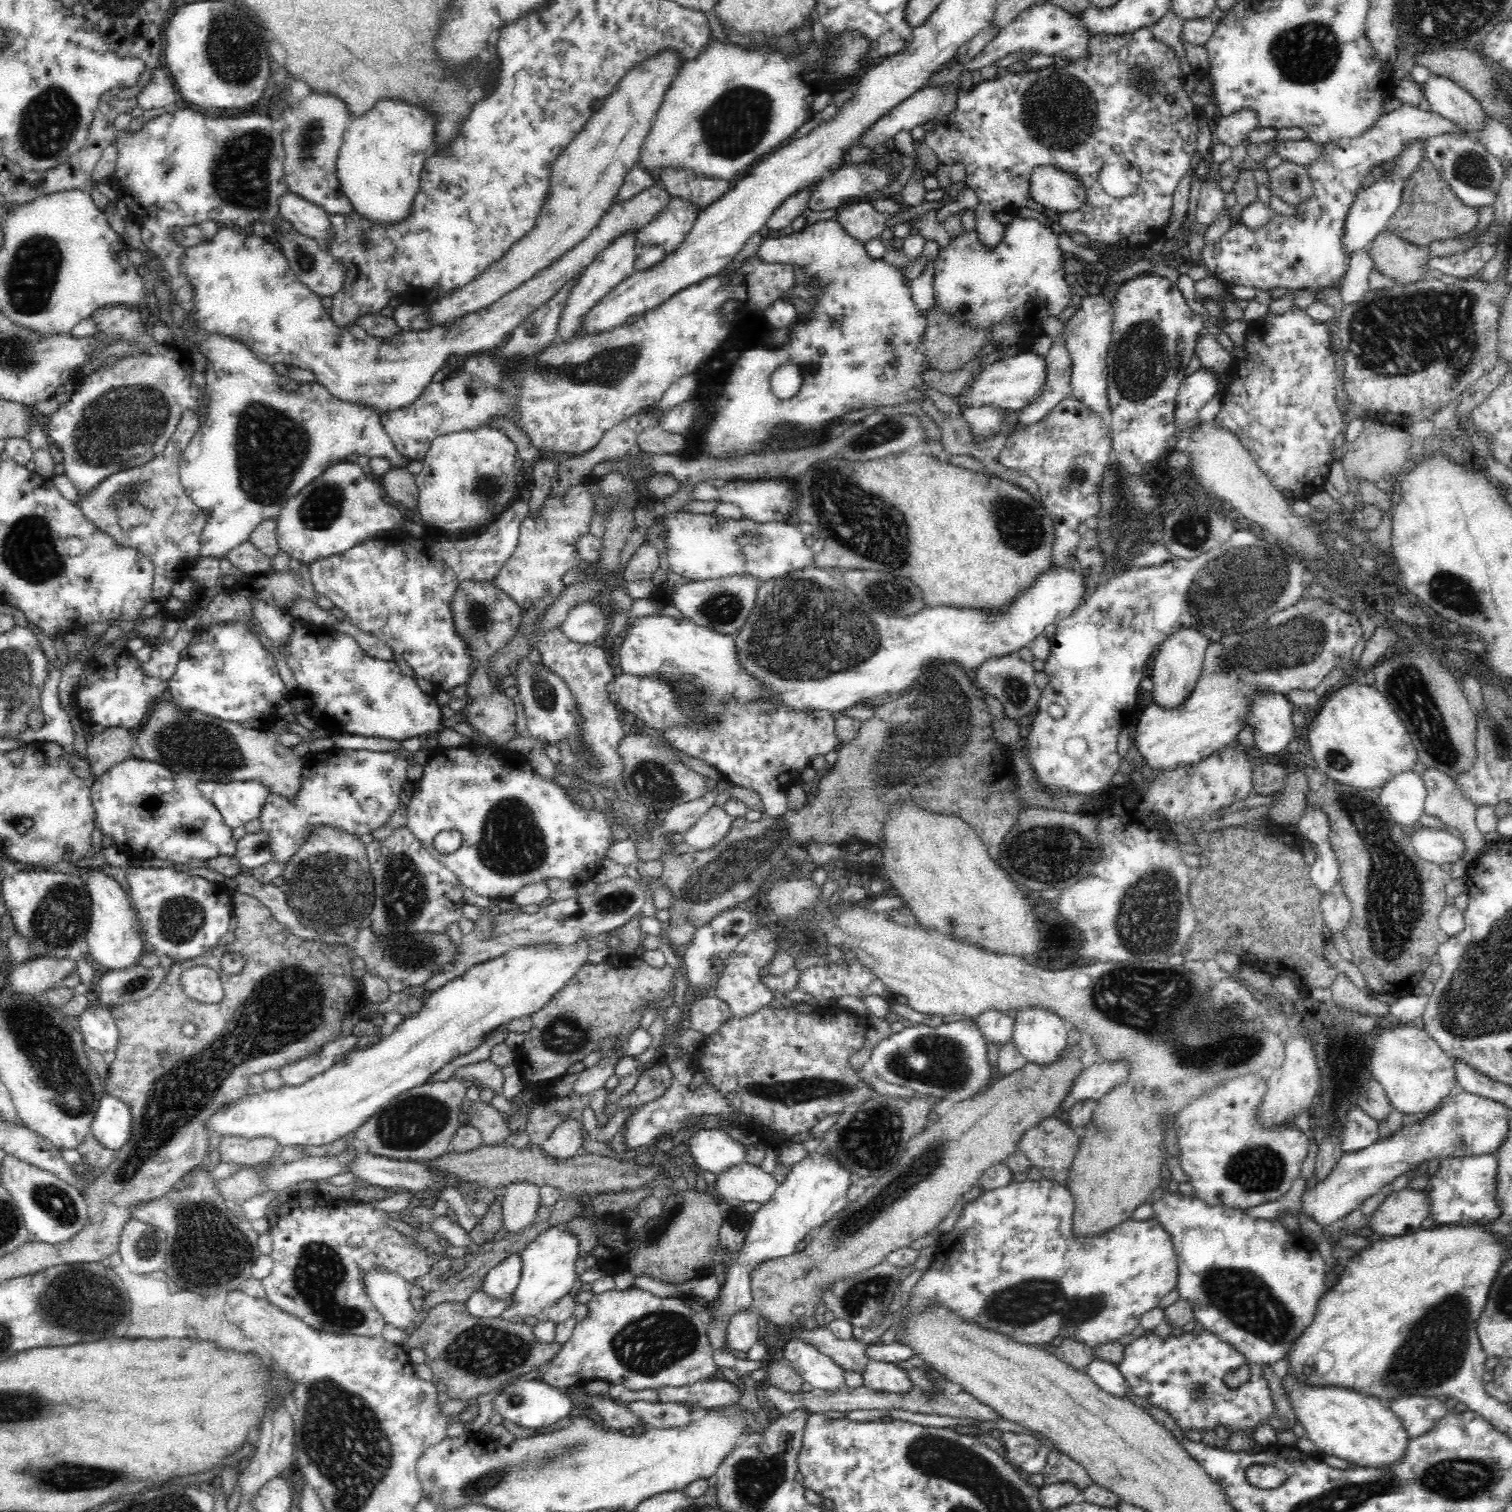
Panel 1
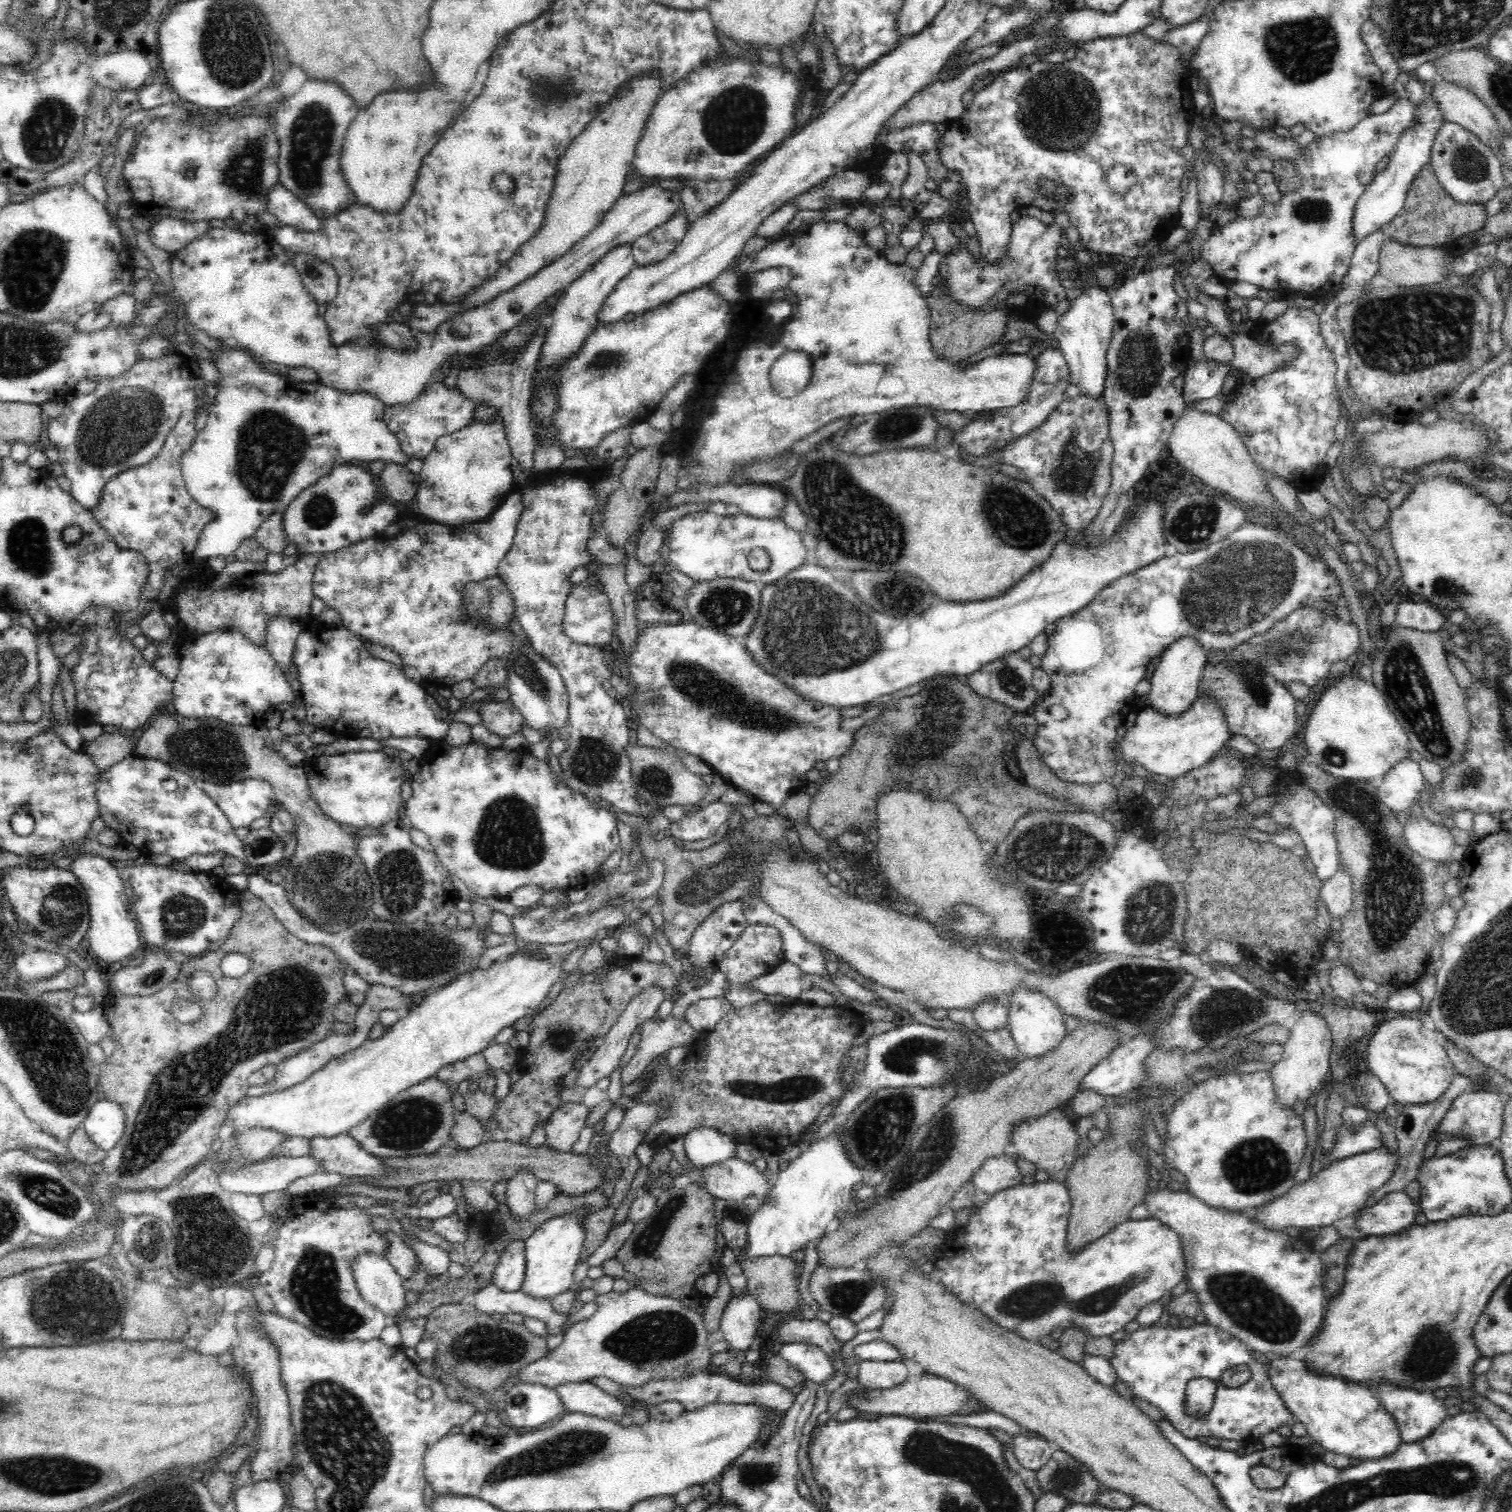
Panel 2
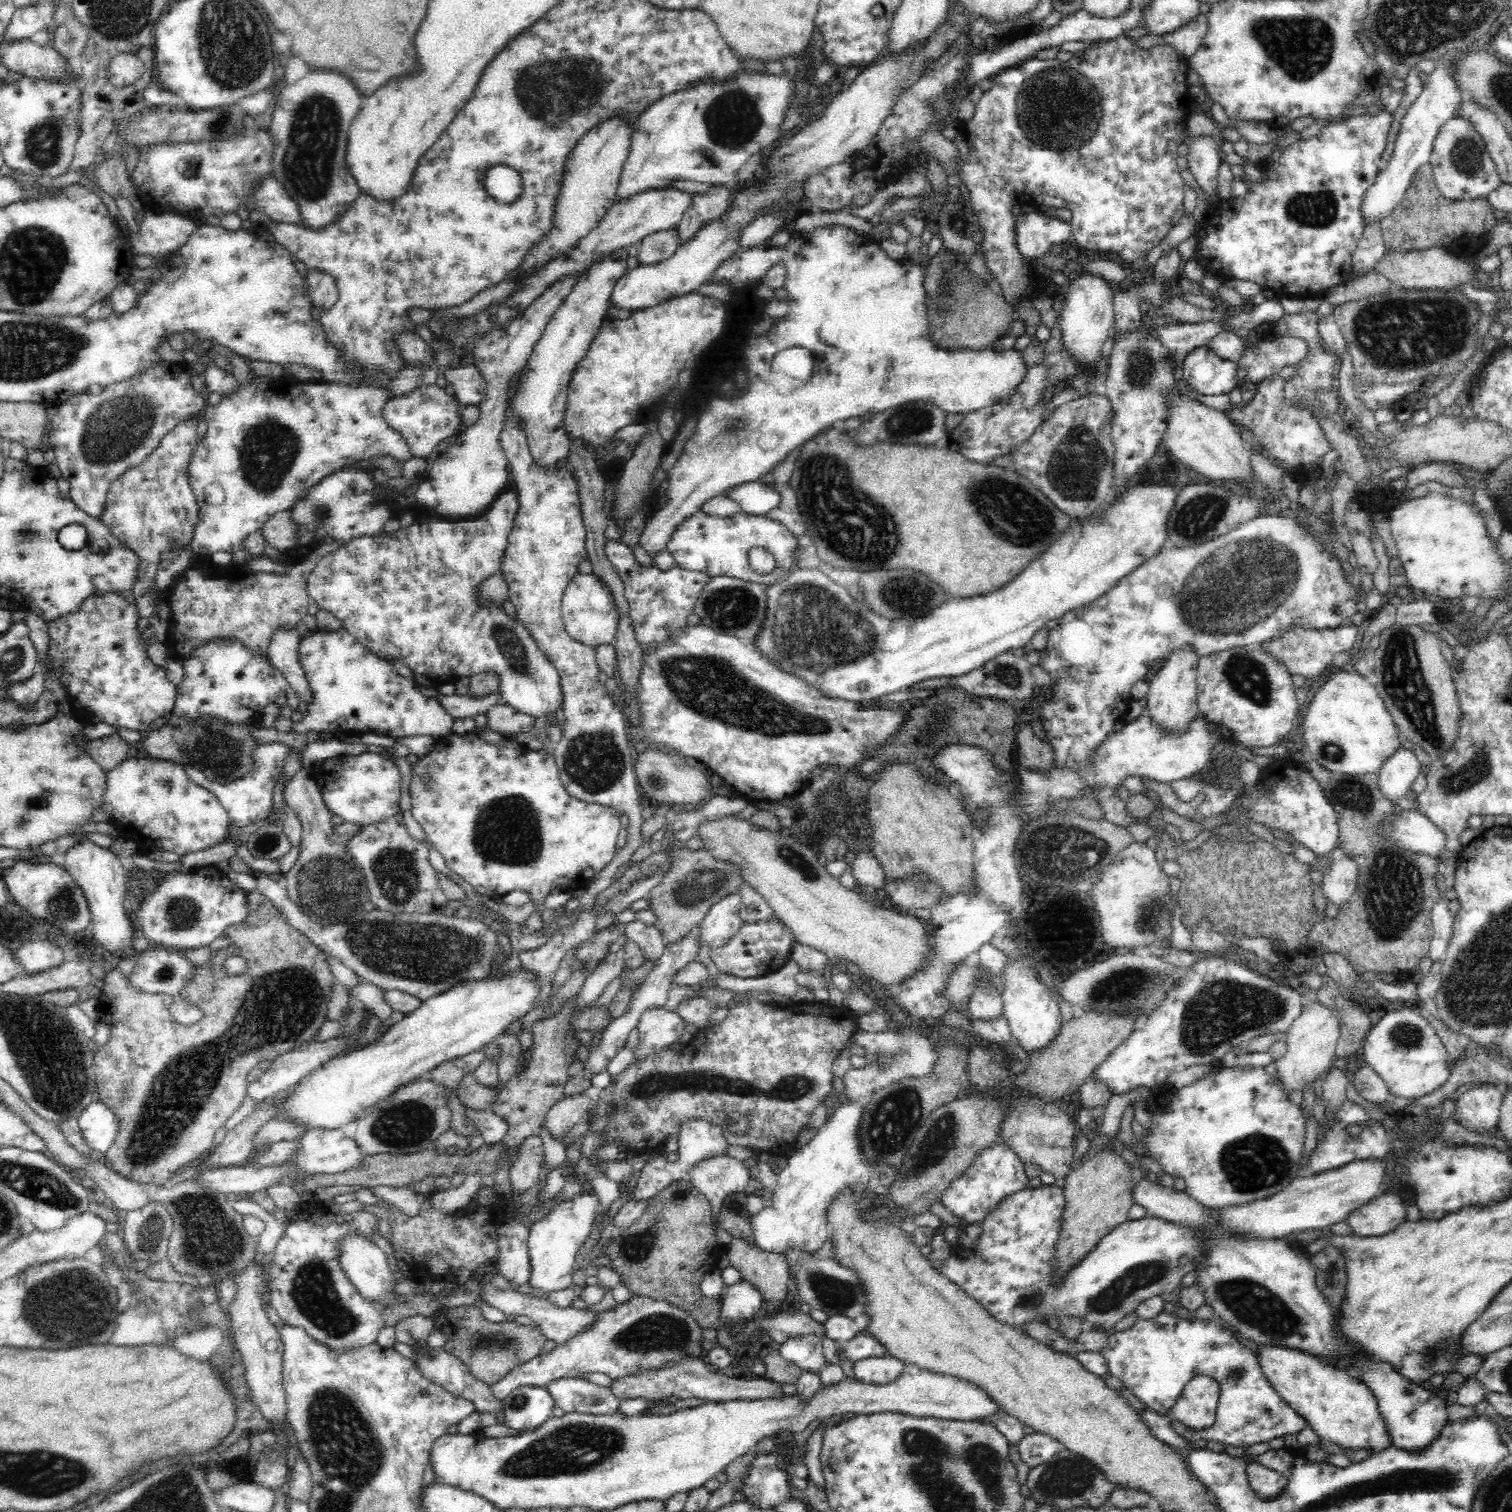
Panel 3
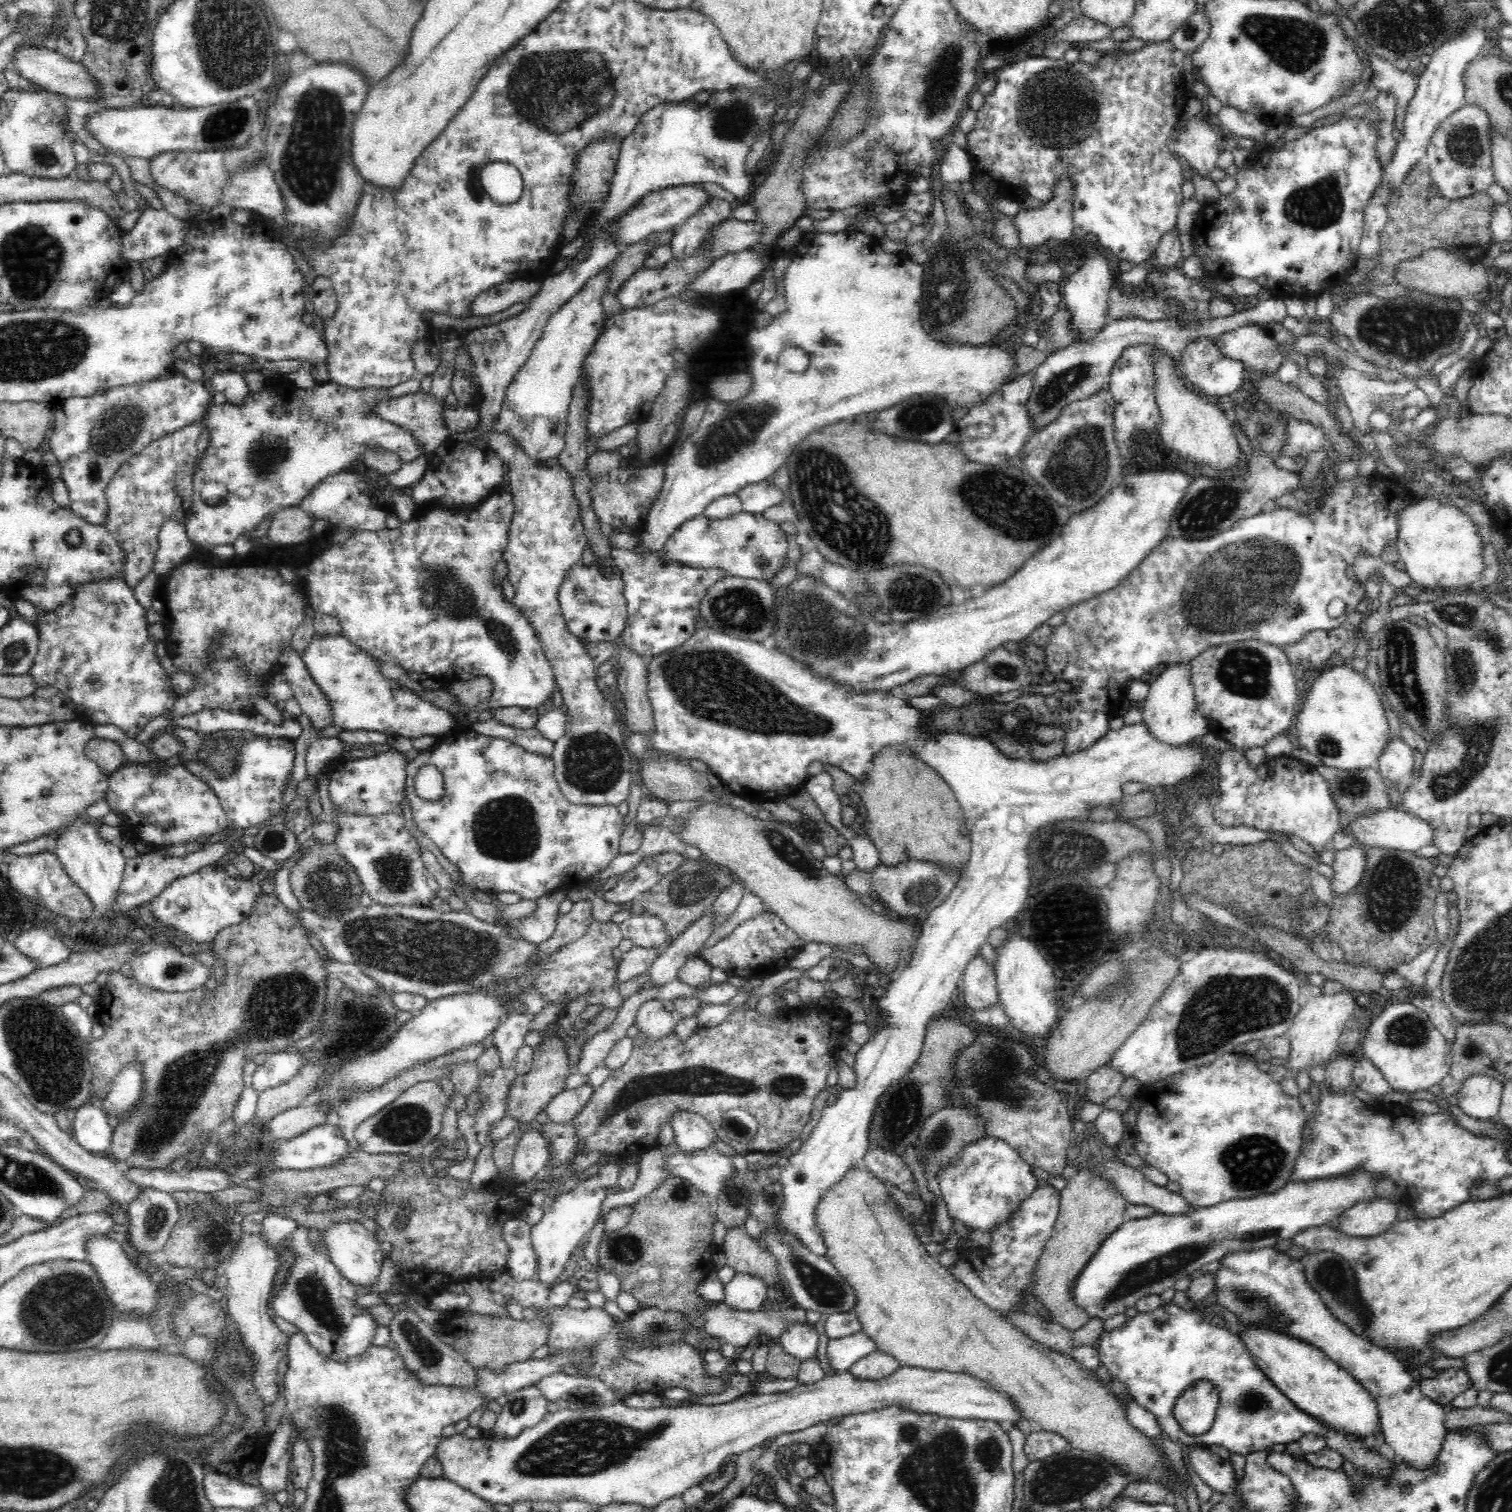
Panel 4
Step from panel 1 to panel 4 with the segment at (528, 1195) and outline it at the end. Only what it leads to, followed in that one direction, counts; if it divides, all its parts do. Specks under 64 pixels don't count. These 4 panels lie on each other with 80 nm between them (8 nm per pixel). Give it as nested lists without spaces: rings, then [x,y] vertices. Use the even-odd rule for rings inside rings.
[[[538,1130],[526,1131],[516,1146],[511,1165],[512,1177],[518,1184],[530,1184],[546,1165],[549,1148]]]

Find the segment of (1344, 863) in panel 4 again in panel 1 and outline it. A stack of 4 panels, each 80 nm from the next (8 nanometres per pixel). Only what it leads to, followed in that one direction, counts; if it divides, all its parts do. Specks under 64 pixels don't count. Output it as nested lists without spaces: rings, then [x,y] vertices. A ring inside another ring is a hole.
[[[1337,884],[1334,890],[1328,894],[1322,895],[1320,913],[1323,922],[1323,927],[1326,926],[1330,931],[1330,938],[1334,944],[1333,938],[1341,933],[1344,935],[1347,924],[1351,919],[1351,908],[1342,886]]]

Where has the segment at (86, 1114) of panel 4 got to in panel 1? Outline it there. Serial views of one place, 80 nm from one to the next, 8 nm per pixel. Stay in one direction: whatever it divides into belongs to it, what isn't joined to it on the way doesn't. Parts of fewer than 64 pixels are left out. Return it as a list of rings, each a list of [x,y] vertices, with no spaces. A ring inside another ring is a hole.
[[[106,1092],[91,1122],[91,1134],[104,1148],[118,1151],[130,1140],[131,1125],[130,1108]]]

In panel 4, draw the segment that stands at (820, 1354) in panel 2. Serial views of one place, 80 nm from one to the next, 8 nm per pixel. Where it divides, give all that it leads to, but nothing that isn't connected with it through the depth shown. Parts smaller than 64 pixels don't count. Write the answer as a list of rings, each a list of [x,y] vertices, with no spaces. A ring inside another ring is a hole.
[[[794,1323],[781,1334],[778,1346],[787,1355],[793,1356],[799,1362],[814,1362],[818,1360],[818,1332],[814,1327],[804,1323]]]

